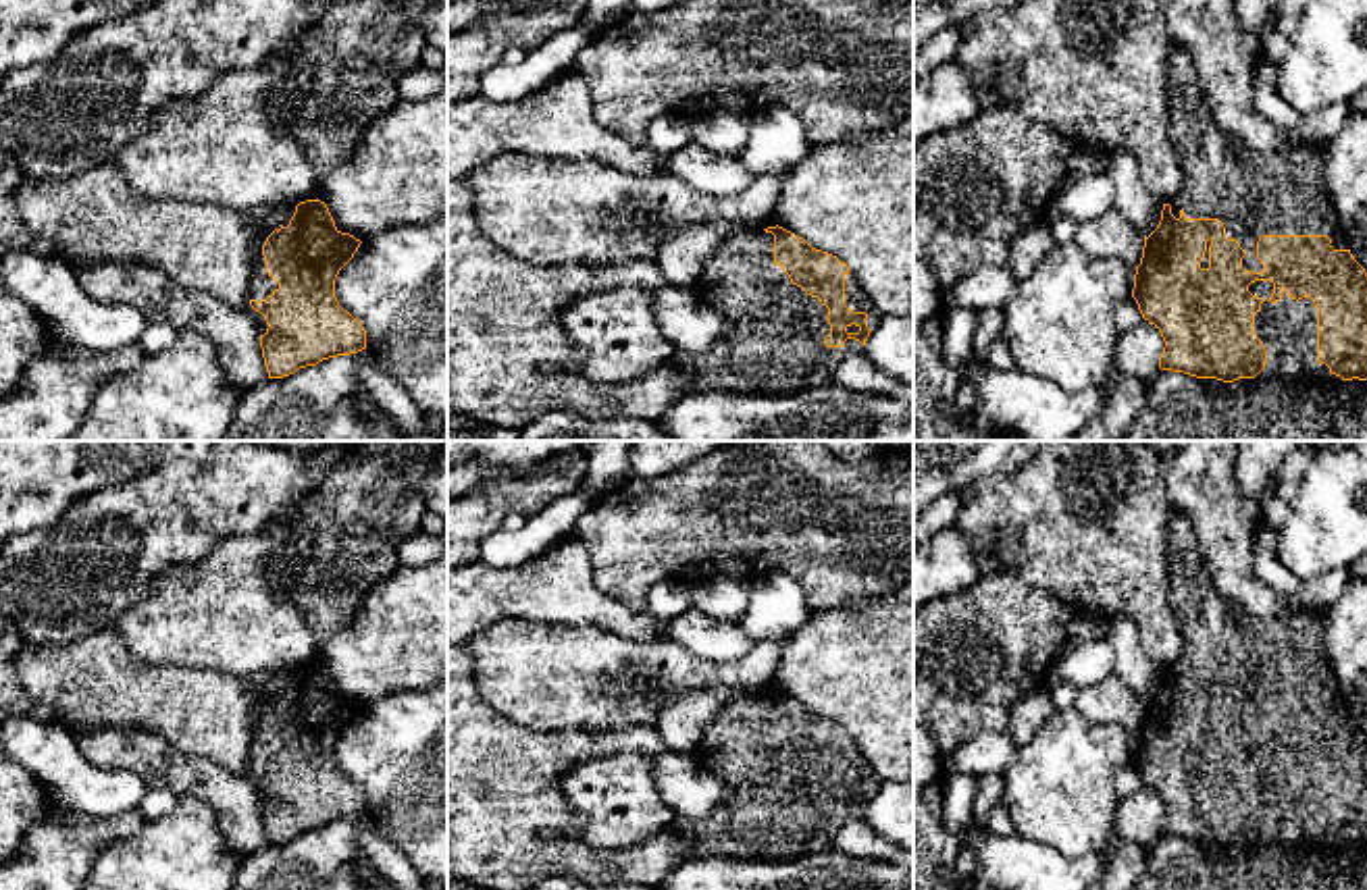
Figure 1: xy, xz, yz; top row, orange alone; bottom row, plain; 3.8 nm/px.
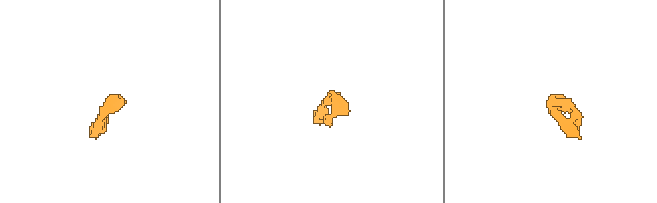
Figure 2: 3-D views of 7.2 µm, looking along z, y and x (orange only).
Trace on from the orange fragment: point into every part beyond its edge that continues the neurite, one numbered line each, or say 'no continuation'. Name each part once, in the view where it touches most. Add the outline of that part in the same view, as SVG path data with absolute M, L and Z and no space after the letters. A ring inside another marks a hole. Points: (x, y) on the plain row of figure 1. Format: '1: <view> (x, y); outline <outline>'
1: yz (1288, 795); outline M1255 747L1248 751L1248 757L1265 765L1255 780L1255 801L1267 815L1267 828L1255 844L1278 848L1344 848L1325 830L1317 828L1317 776L1311 763L1296 767L1282 755L1282 765L1271 769L1271 747Z

